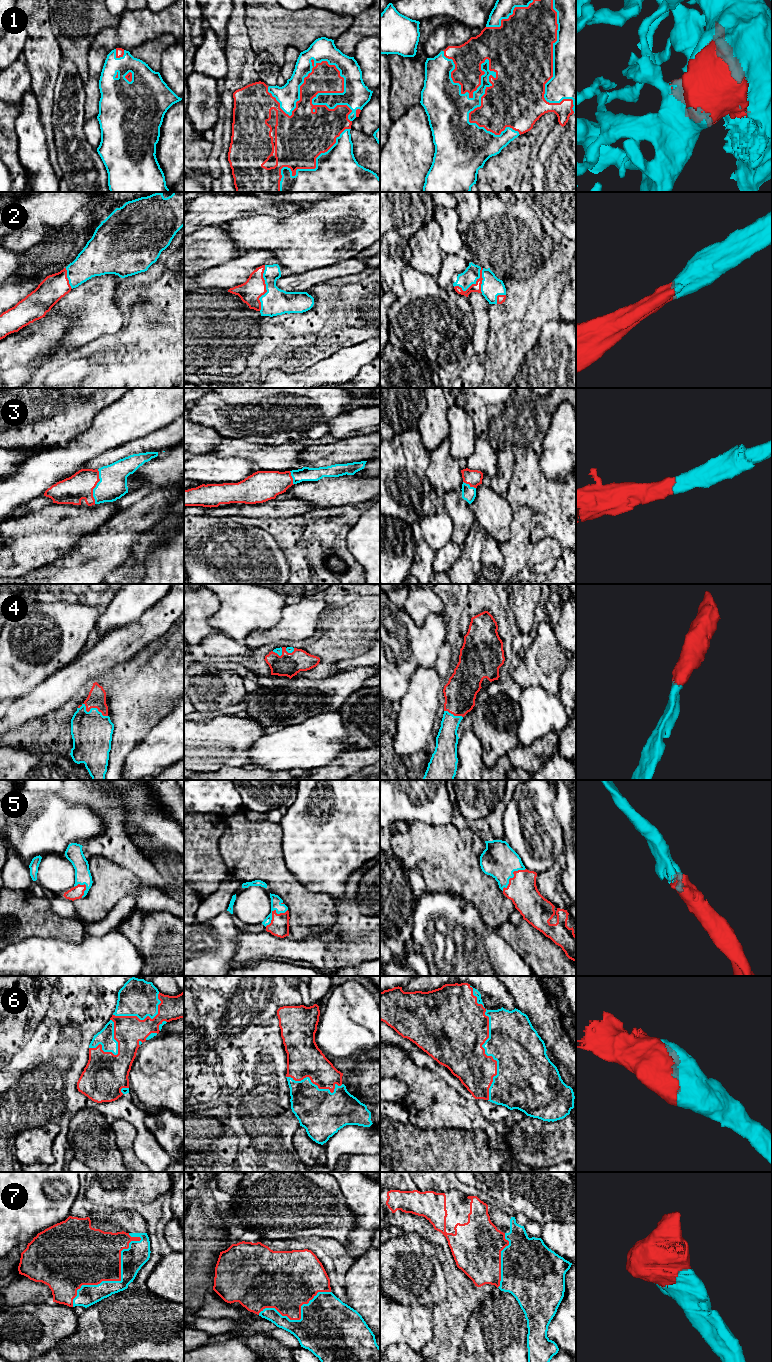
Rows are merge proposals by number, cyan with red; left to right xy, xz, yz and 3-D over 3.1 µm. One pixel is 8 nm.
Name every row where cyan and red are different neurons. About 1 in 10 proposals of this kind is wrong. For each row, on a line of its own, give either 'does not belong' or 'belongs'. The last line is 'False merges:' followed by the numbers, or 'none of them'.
1: belongs
2: belongs
3: belongs
4: belongs
5: belongs
6: belongs
7: belongs
False merges: none of them

